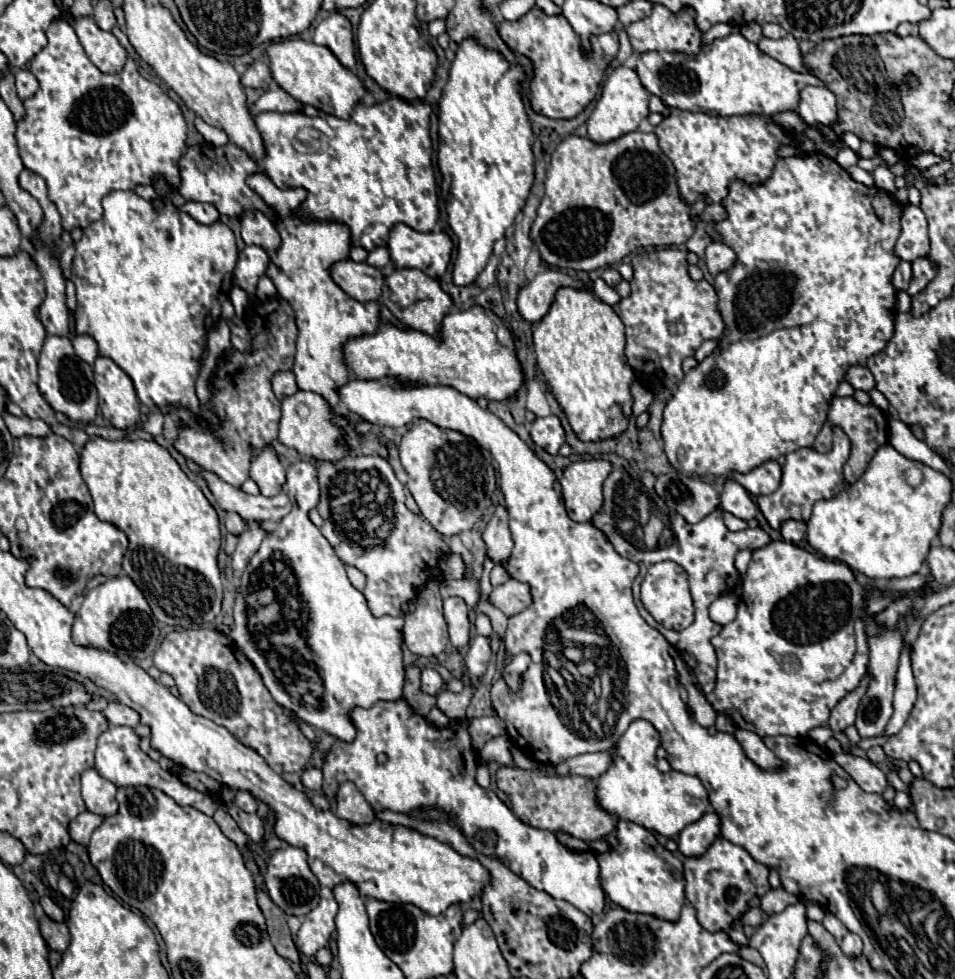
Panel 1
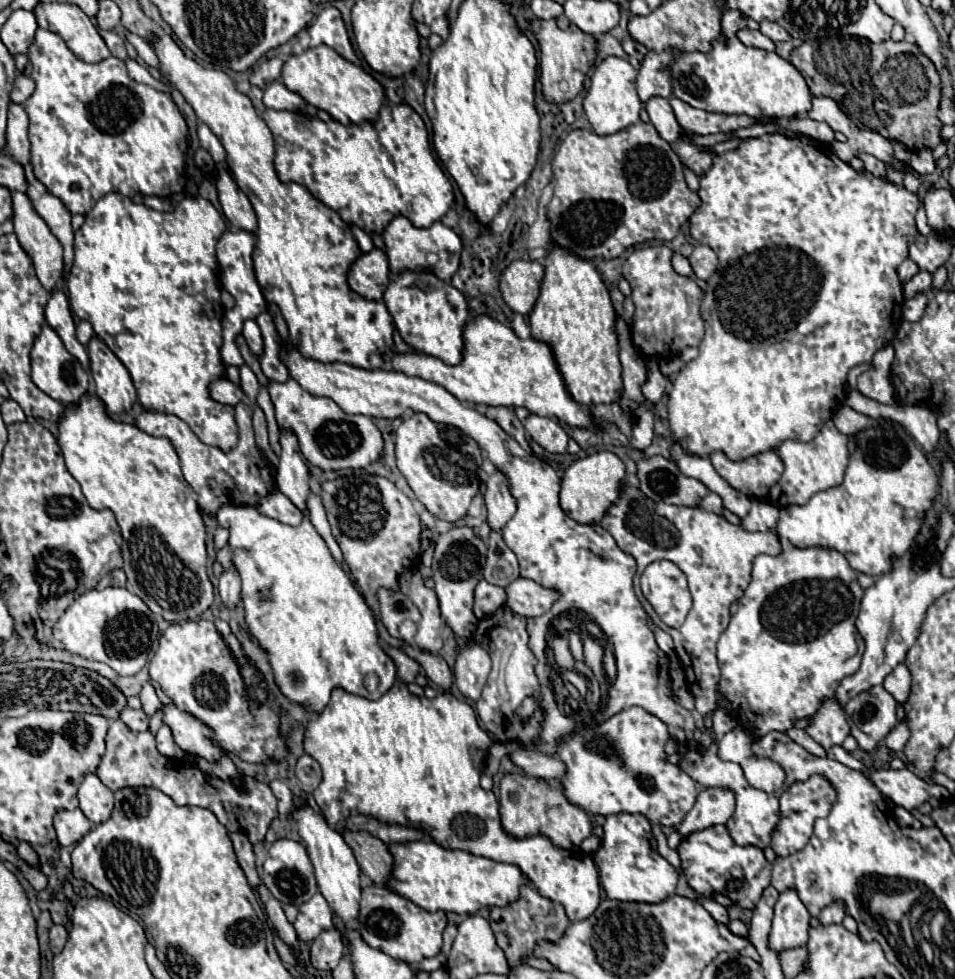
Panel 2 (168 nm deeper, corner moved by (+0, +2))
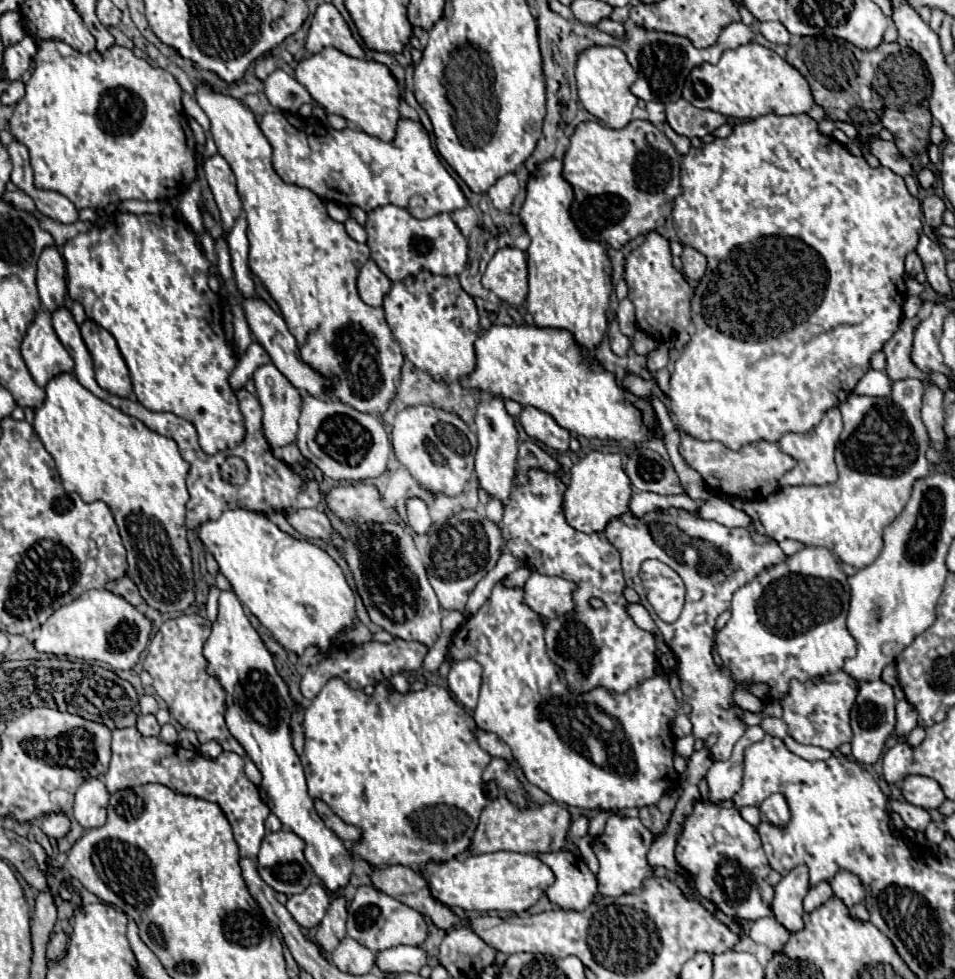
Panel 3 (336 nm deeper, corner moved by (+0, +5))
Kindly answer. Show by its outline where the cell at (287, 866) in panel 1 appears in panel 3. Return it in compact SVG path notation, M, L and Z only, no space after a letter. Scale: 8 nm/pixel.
M275 831L275 833L267 833L263 837L259 855L257 855L257 871L261 875L261 879L273 887L279 893L285 893L287 897L297 895L299 891L305 891L311 883L317 883L317 875L311 871L311 865L305 861L303 855L303 847L305 843L293 833L293 831Z

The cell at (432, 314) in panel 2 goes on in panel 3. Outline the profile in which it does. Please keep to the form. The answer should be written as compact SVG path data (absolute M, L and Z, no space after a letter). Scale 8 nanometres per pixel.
M421 271L399 283L393 283L383 301L387 325L403 349L403 355L419 369L429 373L435 381L455 383L465 381L475 369L473 343L481 333L477 307L459 281Z

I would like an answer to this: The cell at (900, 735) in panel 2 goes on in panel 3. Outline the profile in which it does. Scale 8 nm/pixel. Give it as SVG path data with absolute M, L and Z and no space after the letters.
M907 699L897 701L897 729L895 729L895 733L899 737L905 737L915 725L917 725L915 707L911 707L911 703L907 703Z

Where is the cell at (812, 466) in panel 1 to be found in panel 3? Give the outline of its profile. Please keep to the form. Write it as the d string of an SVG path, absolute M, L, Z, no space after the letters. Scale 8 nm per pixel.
M833 407L831 411L827 411L821 419L821 423L807 431L807 433L787 433L779 439L779 447L791 455L793 459L797 459L797 467L791 469L789 473L783 475L783 479L779 481L781 487L789 487L789 485L831 485L837 479L837 467L833 461L833 453L835 453L835 445L839 441L839 435L843 431L843 421L839 415L839 409Z

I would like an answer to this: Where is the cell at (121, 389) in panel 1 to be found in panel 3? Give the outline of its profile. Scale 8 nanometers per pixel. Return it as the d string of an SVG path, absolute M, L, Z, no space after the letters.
M87 319L81 325L81 335L83 335L87 349L91 351L99 387L113 395L129 397L133 391L131 379L129 379L129 369L121 357L121 351L117 347L117 341L113 339L113 335L91 319Z

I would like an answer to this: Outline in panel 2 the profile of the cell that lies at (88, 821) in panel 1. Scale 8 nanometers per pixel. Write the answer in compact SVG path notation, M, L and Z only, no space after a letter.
M63 810L55 816L55 832L57 832L57 840L61 842L61 846L73 846L77 844L89 830L91 830L93 822L79 810Z

